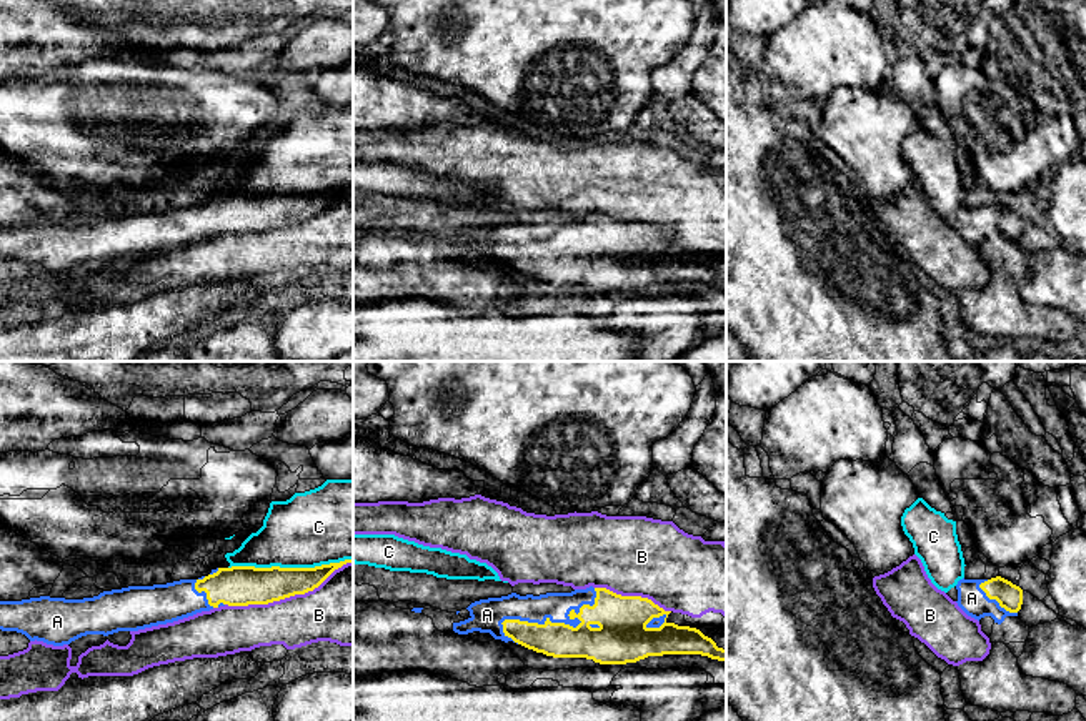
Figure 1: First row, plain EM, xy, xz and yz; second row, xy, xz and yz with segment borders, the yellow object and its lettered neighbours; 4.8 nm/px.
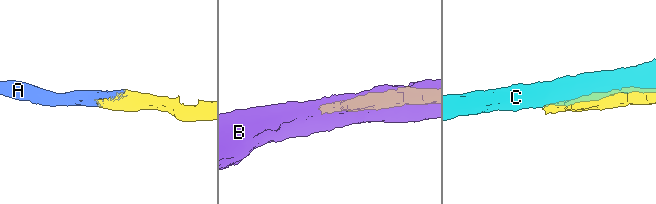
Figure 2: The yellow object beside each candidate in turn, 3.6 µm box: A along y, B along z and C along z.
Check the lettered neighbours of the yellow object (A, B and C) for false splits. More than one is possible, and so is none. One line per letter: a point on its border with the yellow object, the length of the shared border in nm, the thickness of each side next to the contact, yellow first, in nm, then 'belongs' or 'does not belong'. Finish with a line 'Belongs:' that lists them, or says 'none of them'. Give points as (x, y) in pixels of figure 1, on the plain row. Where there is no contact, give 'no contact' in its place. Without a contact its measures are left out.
A: contact xz (557, 250); length 500 nm; calibres 180 and 140 nm; belongs
B: contact xy (288, 223); length 650 nm; calibres 190 and 300 nm; does not belong
C: contact xy (290, 195); length 600 nm; calibres 190 and 360 nm; does not belong
Belongs: A

